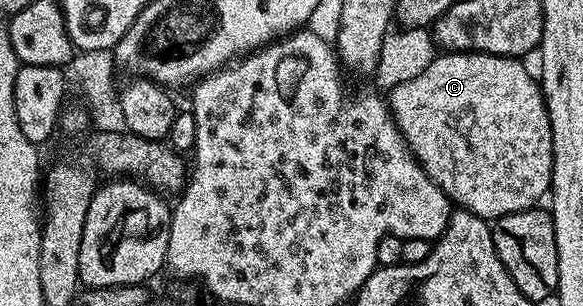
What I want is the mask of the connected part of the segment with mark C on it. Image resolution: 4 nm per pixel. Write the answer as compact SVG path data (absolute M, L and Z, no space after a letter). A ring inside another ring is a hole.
M442 52L439 53L424 72L405 80L399 86L391 89L388 94L390 113L398 126L402 138L414 159L424 168L427 176L433 180L446 194L455 207L472 212L487 220L503 218L505 214L515 214L521 210L531 209L535 204L547 197L552 176L552 128L546 111L546 101L542 98L542 88L537 77L526 71L525 61L516 58L505 58L499 54L484 54L481 52Z

